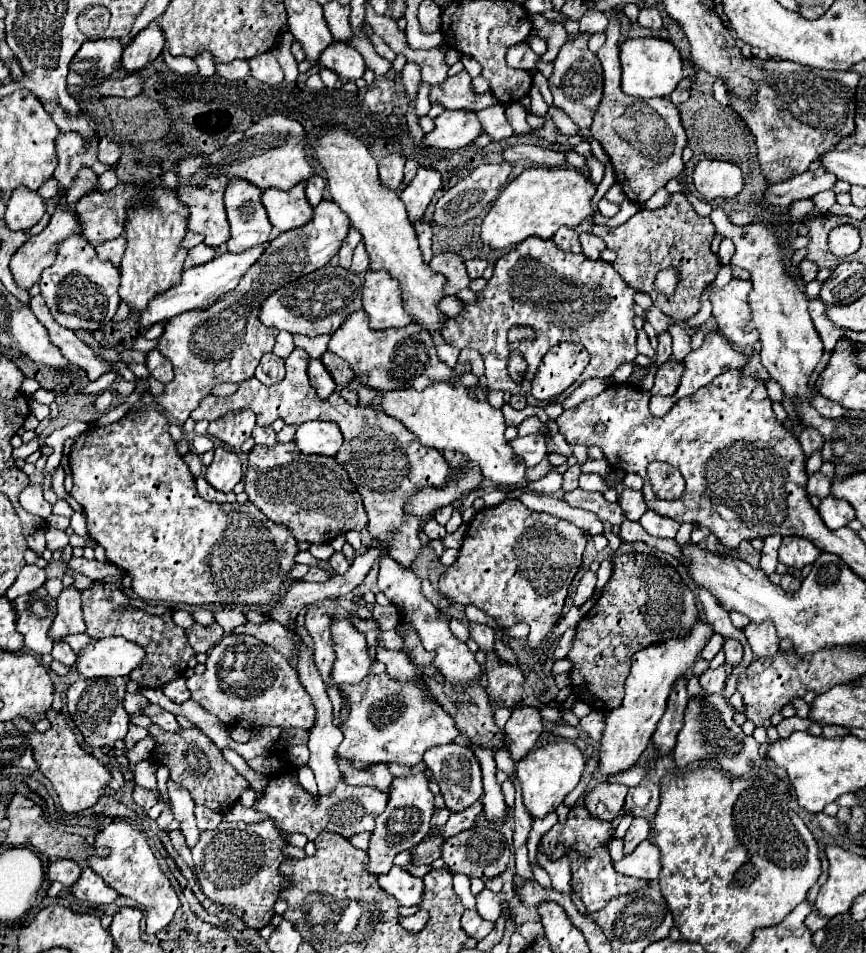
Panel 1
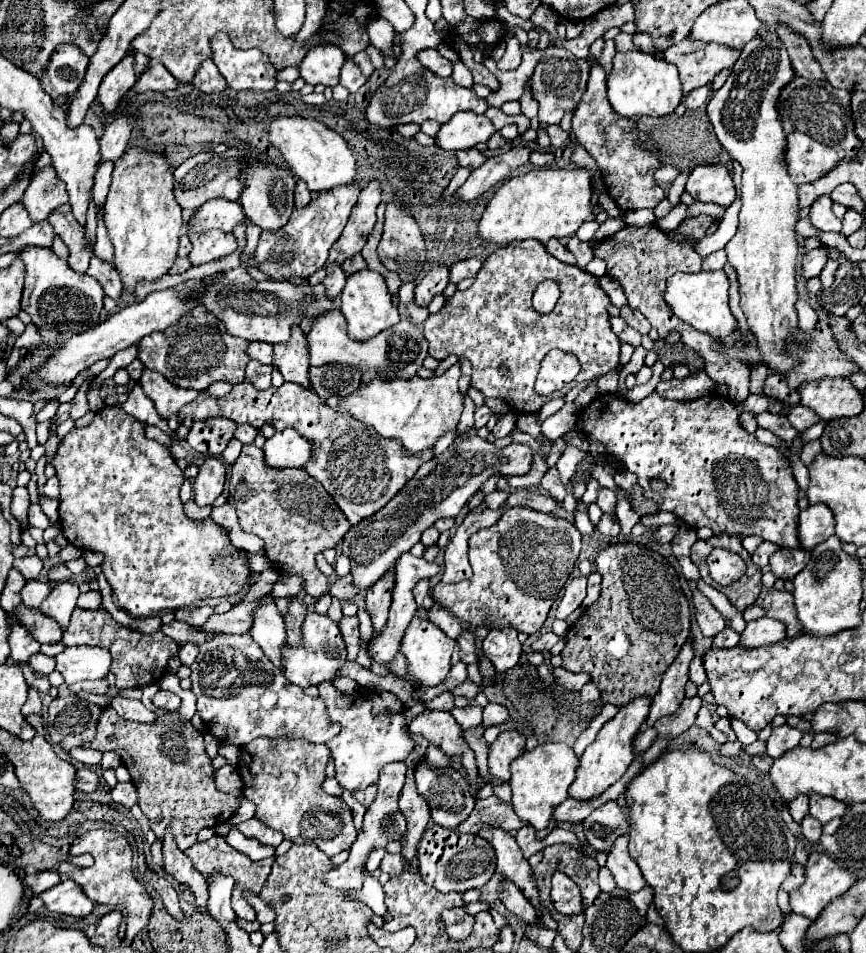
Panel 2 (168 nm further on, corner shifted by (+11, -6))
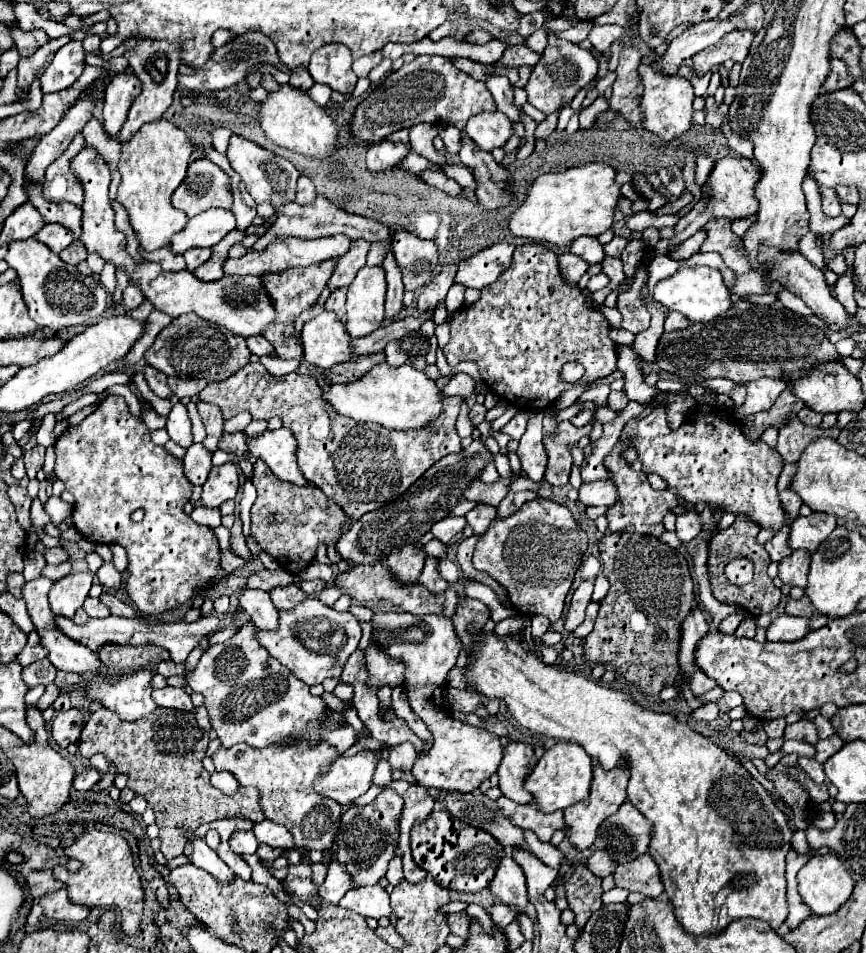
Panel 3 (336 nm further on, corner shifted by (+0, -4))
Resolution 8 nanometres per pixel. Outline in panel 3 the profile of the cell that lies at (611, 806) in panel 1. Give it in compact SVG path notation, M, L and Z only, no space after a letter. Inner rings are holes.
M626 801L616 815L608 817L600 825L598 837L604 841L608 855L616 863L628 863L648 853L648 843L652 837L650 831L652 823L644 819L630 801Z

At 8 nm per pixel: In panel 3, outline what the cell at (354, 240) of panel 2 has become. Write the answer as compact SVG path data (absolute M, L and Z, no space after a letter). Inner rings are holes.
M364 239L352 241L352 247L346 255L342 255L338 259L336 271L328 281L328 289L336 291L342 287L348 287L352 283L352 279L356 277L356 273L366 265L366 253L370 249L370 243L366 243Z

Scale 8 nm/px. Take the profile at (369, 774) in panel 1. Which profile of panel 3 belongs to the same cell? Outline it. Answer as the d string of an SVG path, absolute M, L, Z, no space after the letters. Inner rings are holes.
M384 789L370 805L366 807L352 805L350 809L344 811L346 821L340 821L340 833L332 843L332 851L336 863L346 865L354 887L376 885L386 875L388 863L398 847L402 807L404 807L404 799L392 789Z

